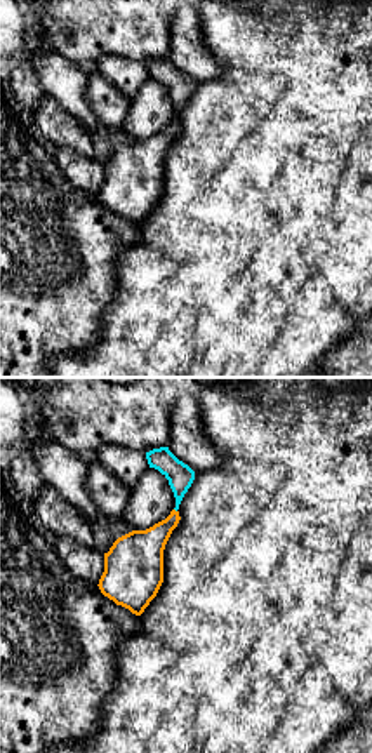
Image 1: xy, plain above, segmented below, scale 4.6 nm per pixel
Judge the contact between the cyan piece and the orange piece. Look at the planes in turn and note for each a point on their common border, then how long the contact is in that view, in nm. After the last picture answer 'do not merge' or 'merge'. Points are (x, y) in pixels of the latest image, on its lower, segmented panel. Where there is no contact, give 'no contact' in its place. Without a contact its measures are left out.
no contact

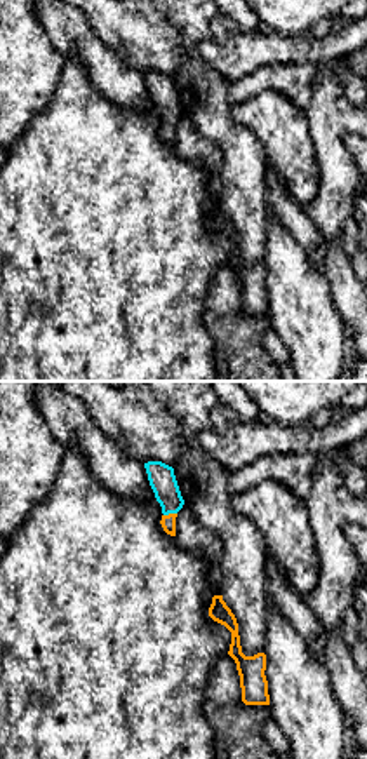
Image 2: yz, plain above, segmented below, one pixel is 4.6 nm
(169, 512) | 70 nm

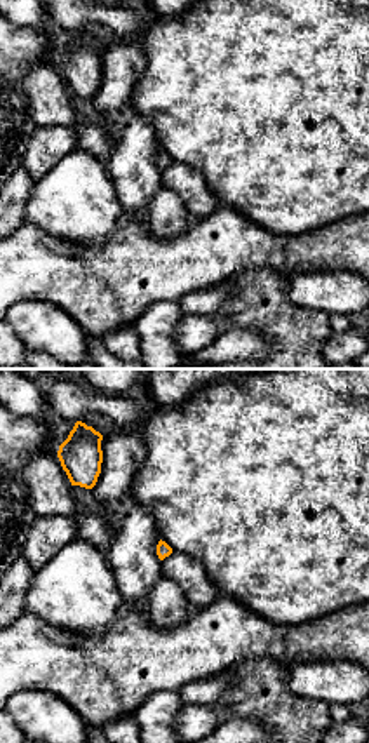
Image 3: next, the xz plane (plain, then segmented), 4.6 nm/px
no contact

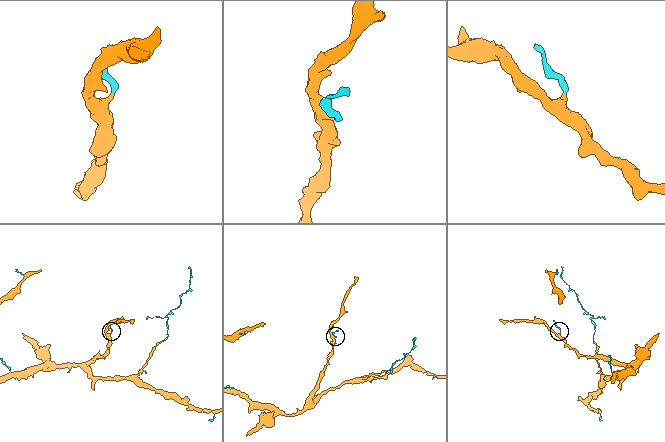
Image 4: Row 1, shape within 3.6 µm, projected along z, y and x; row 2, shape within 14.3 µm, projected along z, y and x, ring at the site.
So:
merge

